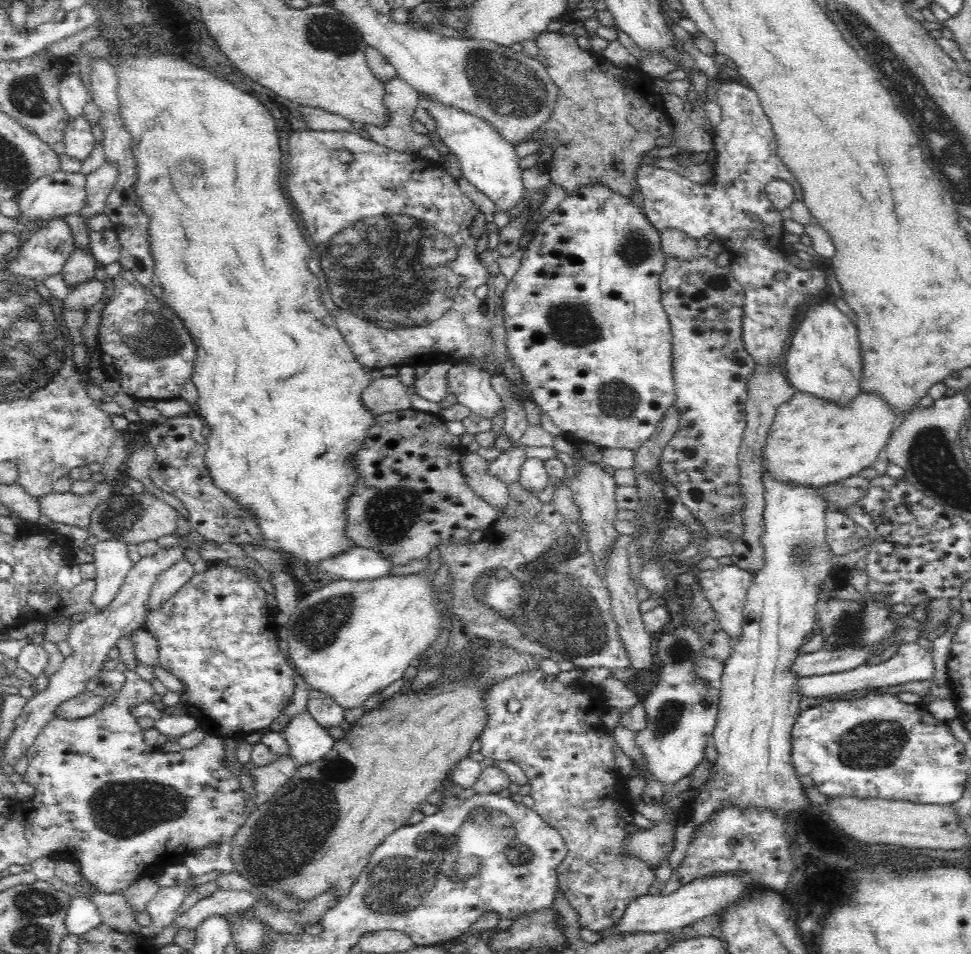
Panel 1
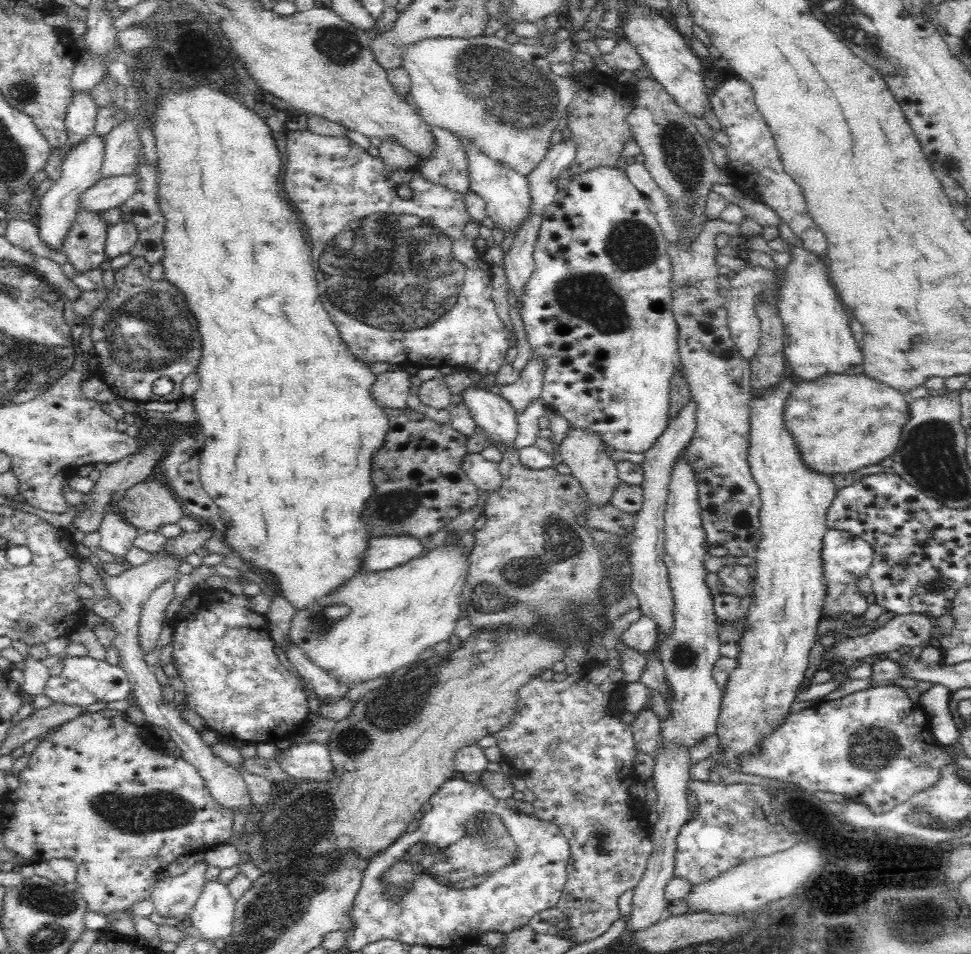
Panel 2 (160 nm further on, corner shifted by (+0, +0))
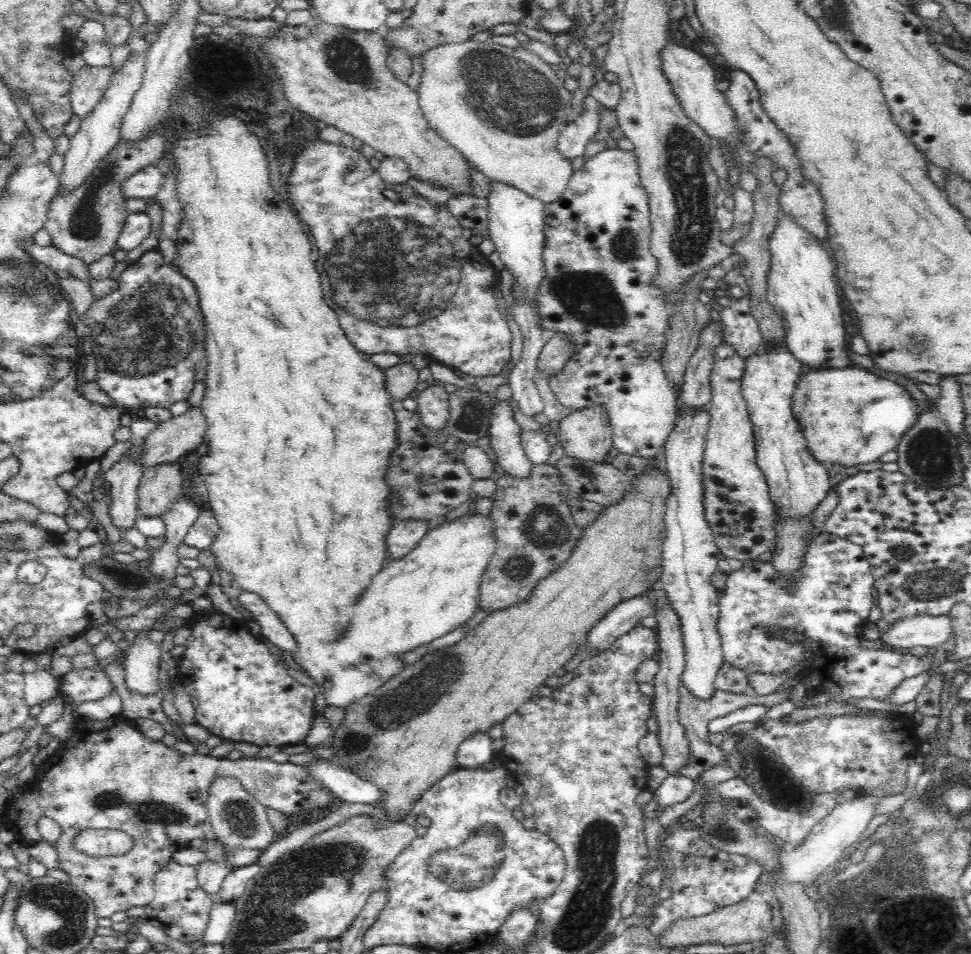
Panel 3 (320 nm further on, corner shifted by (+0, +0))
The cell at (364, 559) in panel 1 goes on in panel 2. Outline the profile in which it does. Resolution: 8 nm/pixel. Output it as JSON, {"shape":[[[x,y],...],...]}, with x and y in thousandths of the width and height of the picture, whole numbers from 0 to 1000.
{"shape":[[[421,560],[383,563],[374,585],[377,597],[402,597],[433,582],[437,577],[433,564]]]}

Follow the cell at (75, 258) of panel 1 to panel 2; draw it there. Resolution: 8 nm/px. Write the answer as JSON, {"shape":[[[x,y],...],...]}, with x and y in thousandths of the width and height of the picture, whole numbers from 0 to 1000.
{"shape":[[[80,218],[78,220],[78,229],[72,235],[72,241],[68,243],[68,247],[64,251],[64,261],[68,265],[71,275],[74,275],[80,286],[89,285],[89,283],[97,283],[101,281],[105,275],[111,271],[109,266],[109,251],[111,240],[115,237],[109,232],[103,222],[95,220],[87,220]]]}

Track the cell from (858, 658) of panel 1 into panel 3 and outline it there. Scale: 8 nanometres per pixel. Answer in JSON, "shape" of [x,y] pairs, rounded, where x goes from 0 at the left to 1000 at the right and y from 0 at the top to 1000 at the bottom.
{"shape":[[[977,642],[968,646],[950,645],[925,649],[917,654],[913,662],[906,667],[913,679],[939,679],[952,677],[960,679],[972,675],[981,667]]]}

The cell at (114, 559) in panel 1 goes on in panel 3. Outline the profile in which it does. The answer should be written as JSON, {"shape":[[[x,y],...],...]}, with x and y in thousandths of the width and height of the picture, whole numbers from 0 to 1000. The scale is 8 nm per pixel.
{"shape":[[[140,435],[135,442],[135,469],[127,476],[122,484],[118,484],[109,495],[106,496],[106,504],[114,510],[115,529],[112,531],[113,541],[115,541],[115,547],[122,556],[128,556],[128,553],[134,553],[139,551],[138,545],[140,545],[143,539],[141,532],[142,524],[142,508],[147,498],[147,493],[150,488],[145,487],[145,480],[147,475],[150,474],[148,468],[150,468],[150,459],[163,449],[165,442],[161,442],[157,439],[151,439],[148,436]]]}

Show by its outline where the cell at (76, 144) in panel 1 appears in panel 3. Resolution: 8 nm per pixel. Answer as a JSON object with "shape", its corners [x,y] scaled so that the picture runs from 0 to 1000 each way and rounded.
{"shape":[[[88,67],[75,79],[72,90],[72,106],[75,118],[83,125],[97,114],[105,104],[105,99],[111,92],[117,78],[115,67],[97,70]]]}

